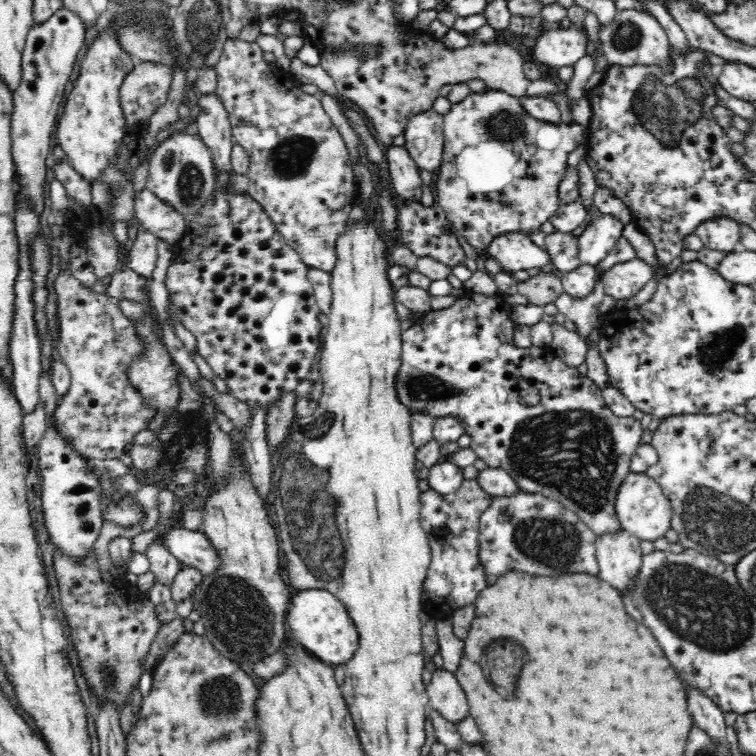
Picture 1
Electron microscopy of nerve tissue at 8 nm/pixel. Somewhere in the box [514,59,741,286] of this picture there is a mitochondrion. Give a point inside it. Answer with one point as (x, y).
(670, 109)

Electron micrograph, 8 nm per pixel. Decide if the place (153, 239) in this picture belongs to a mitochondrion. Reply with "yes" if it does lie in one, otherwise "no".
no

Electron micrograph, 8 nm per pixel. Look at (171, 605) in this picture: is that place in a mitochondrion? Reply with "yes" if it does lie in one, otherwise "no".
no

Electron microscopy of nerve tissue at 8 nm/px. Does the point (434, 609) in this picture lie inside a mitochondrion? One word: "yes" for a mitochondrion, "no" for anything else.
no

